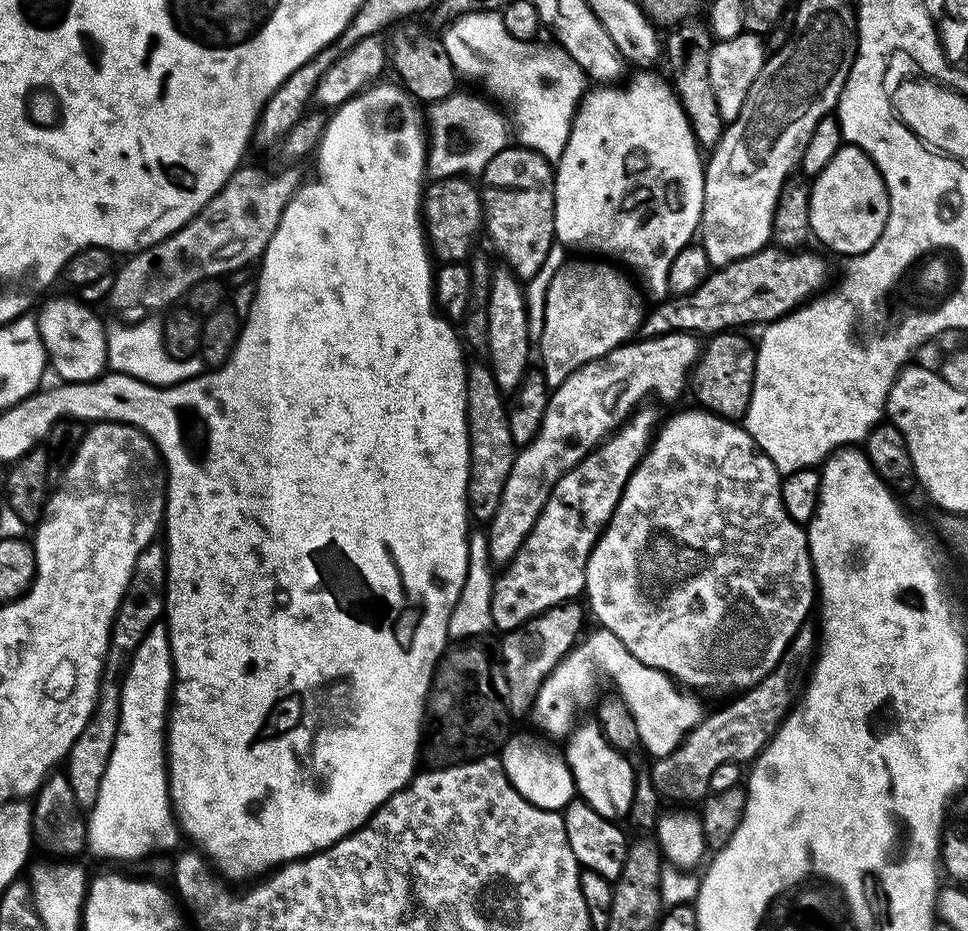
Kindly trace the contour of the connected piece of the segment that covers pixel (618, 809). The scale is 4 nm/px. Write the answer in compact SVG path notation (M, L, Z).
M596 722L577 723L568 733L566 743L568 745L564 748L565 758L563 759L566 761L569 774L572 775L575 795L585 800L598 814L602 814L602 818L613 822L623 821L627 817L630 802L634 798L636 772L633 761L625 753L610 746L604 731Z

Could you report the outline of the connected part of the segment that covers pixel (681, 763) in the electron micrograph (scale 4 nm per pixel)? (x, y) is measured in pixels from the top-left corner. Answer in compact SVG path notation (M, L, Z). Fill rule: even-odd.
M811 626L801 628L784 651L776 669L760 677L747 691L741 691L736 696L737 700L730 701L725 708L718 709L710 716L705 715L673 752L659 757L651 765L650 771L659 795L665 801L677 800L680 806L695 805L708 795L710 778L714 770L722 766L722 762L740 764L755 760L799 700L814 663L817 647L817 629Z

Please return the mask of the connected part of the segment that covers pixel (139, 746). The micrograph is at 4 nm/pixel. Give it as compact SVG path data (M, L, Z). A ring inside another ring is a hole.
M157 622L154 627L149 628L148 633L142 638L142 642L132 653L124 679L120 686L120 725L117 727L117 736L114 738L113 750L106 762L105 772L101 776L101 784L98 786L97 800L90 809L88 822L88 842L87 851L93 852L96 856L101 856L104 860L140 860L143 856L152 856L155 852L168 852L179 840L182 840L182 832L178 827L178 821L174 815L172 798L168 790L168 758L166 755L166 721L170 711L170 697L174 687L174 673L172 670L172 651L168 641L167 623Z

